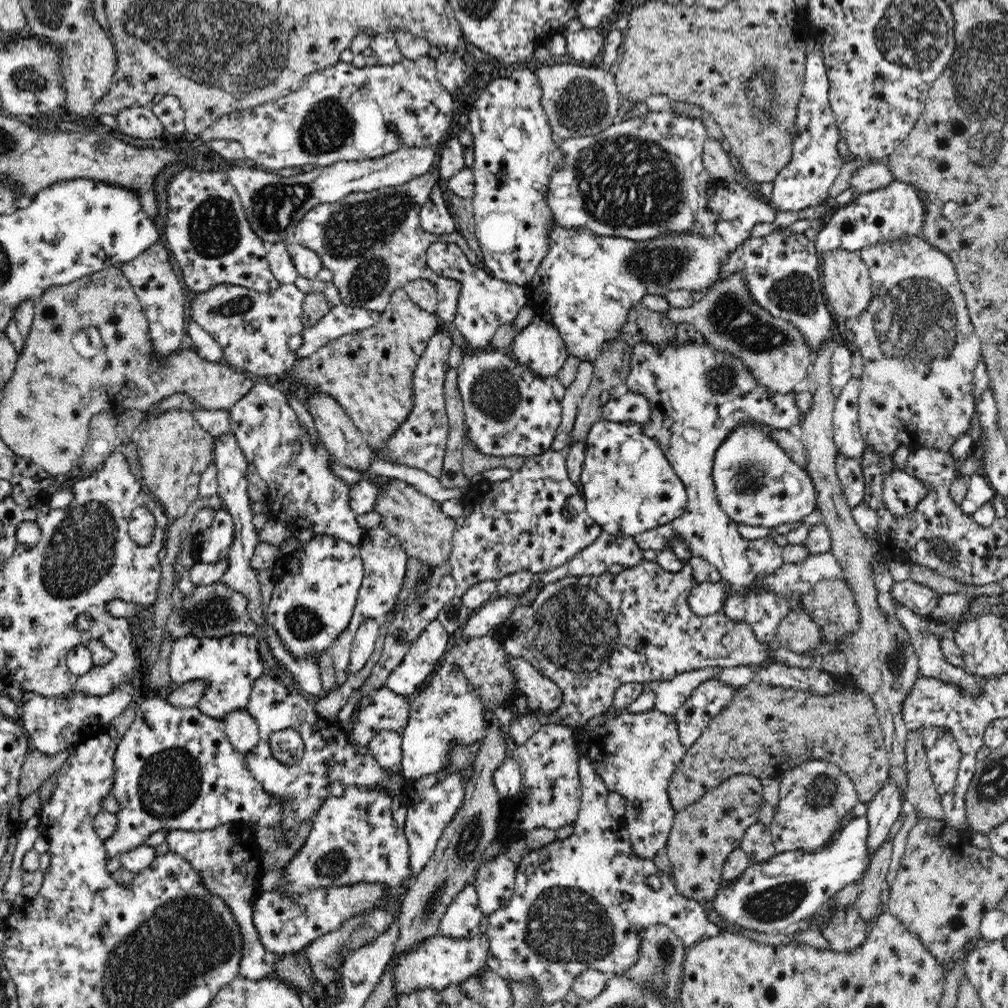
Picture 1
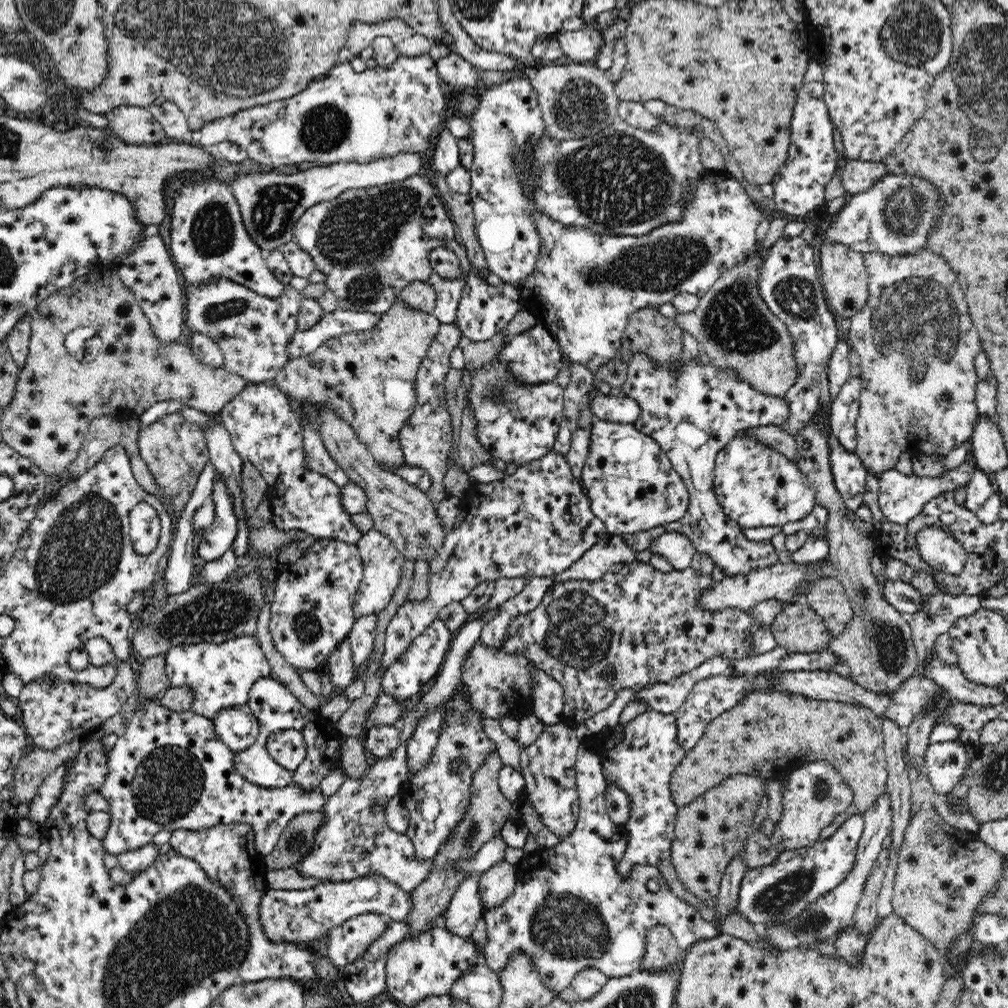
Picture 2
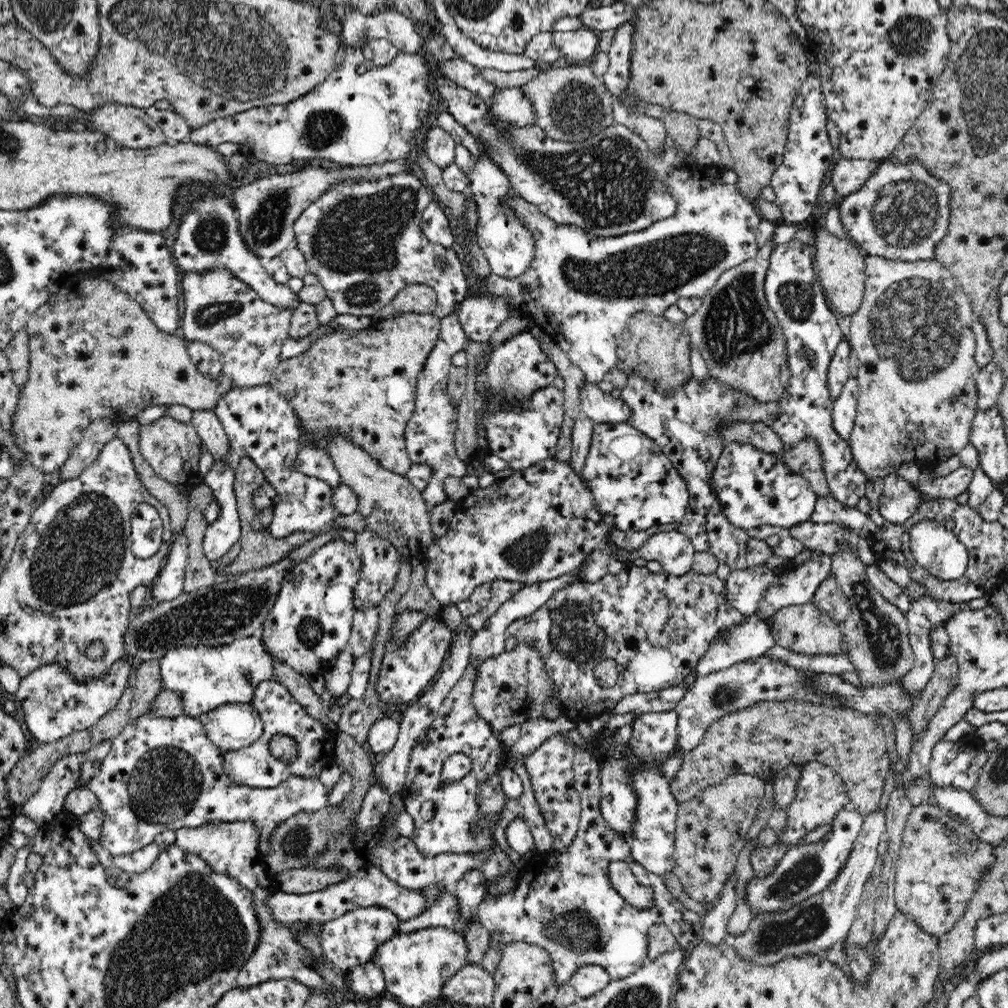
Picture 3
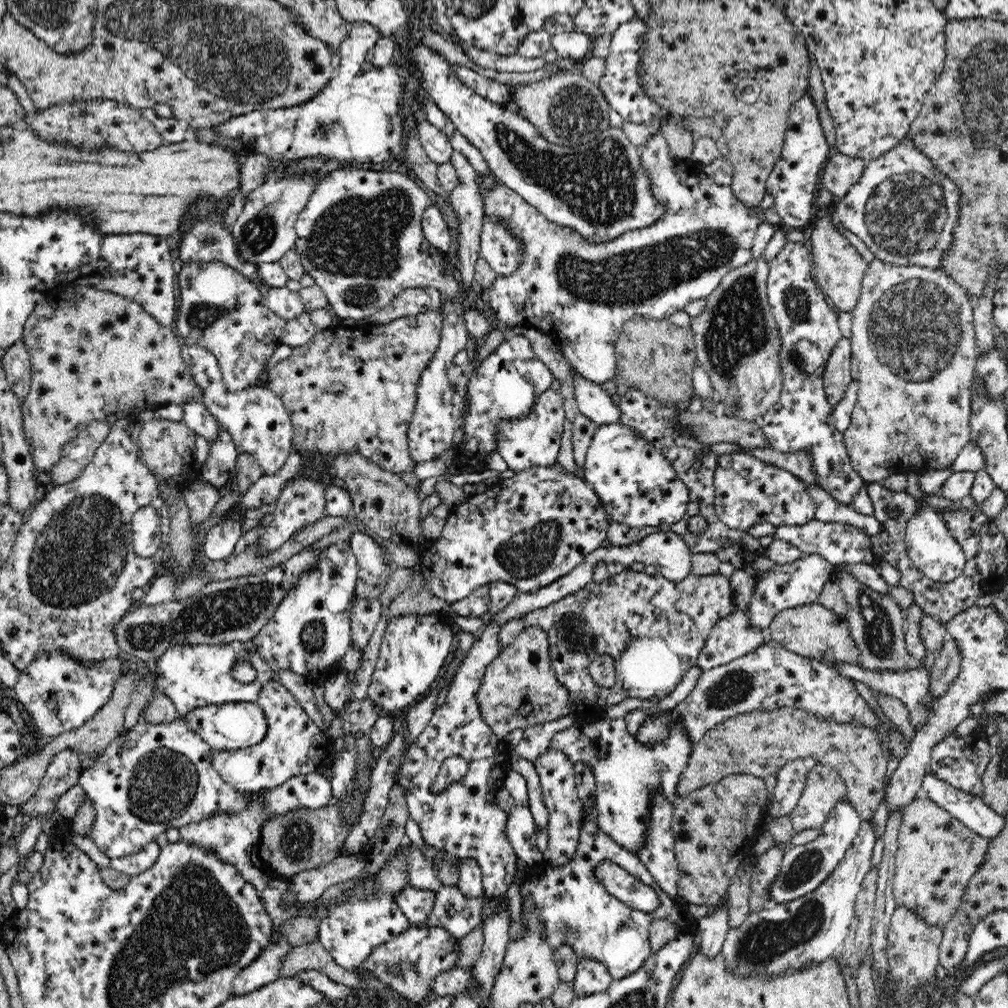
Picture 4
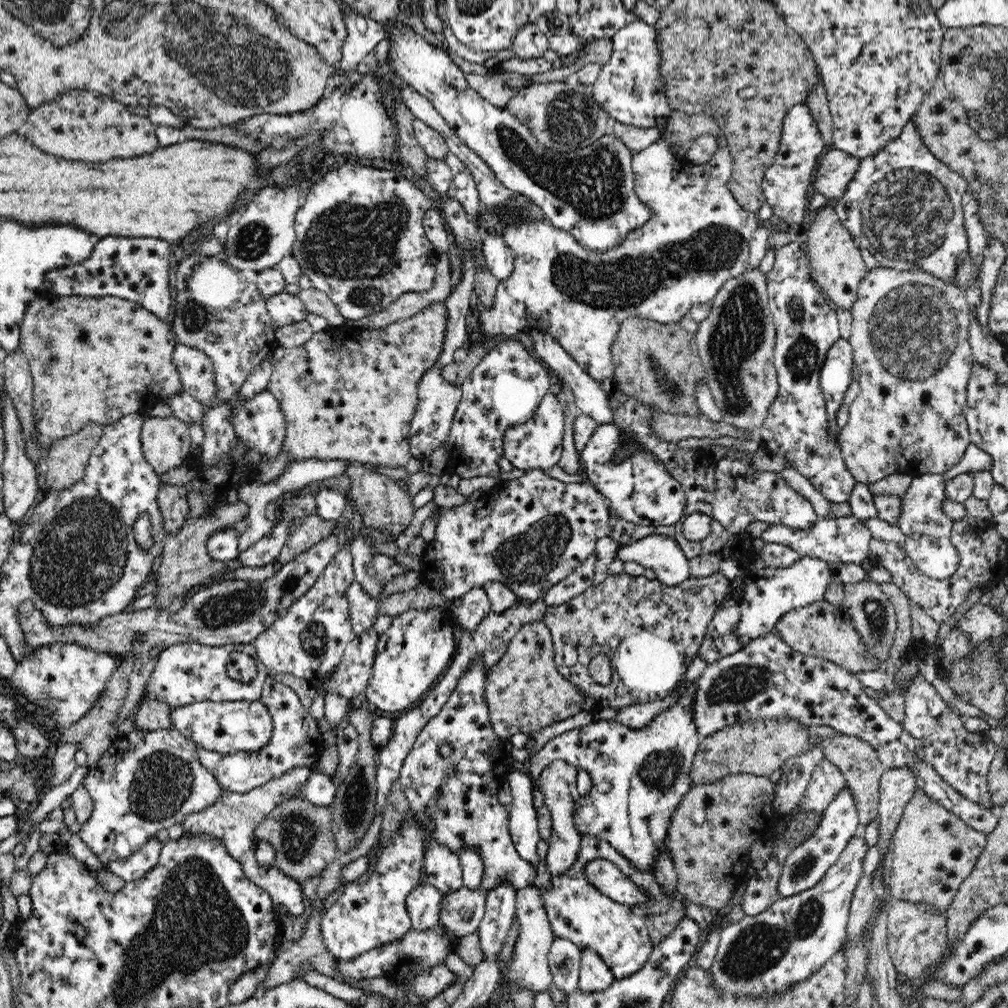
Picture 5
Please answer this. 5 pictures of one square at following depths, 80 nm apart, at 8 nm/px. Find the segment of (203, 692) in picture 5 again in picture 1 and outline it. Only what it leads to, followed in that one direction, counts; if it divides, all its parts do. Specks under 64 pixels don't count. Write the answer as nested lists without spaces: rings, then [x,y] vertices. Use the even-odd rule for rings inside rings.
[[[229,635],[214,639],[211,637],[203,637],[198,639],[196,637],[188,636],[185,638],[178,638],[174,642],[174,646],[170,653],[170,677],[173,686],[180,686],[186,682],[204,680],[208,681],[210,685],[204,696],[201,696],[197,707],[206,715],[212,718],[223,719],[227,714],[235,710],[246,709],[251,697],[251,690],[254,682],[263,677],[263,671],[270,666],[267,661],[259,655],[258,642],[255,635]]]

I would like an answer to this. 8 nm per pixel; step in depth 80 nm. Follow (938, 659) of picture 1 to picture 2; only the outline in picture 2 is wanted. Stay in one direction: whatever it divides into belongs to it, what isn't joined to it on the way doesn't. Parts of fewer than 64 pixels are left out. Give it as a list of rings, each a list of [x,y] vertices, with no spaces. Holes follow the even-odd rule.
[[[935,649],[930,653],[930,658],[925,660],[923,675],[947,690],[949,696],[960,702],[973,702],[984,706],[984,704],[1000,704],[1004,700],[1004,691],[968,681],[959,666],[944,663]]]

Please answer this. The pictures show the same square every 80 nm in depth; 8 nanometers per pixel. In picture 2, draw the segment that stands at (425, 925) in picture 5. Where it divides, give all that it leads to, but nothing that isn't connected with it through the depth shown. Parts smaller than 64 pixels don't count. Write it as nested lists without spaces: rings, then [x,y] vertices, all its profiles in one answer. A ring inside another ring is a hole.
[[[368,875],[348,882],[321,883],[307,890],[267,890],[258,904],[260,925],[268,941],[274,944],[292,943],[300,947],[323,942],[328,931],[359,914],[376,913],[400,922],[406,919],[408,910],[408,893],[380,875]]]

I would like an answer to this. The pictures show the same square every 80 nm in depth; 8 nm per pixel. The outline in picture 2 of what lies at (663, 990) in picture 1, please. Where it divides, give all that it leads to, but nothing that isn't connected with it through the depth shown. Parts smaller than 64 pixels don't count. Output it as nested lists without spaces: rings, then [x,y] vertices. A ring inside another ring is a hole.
[[[654,925],[648,928],[644,958],[637,970],[659,973],[670,969],[677,975],[684,955],[670,929],[666,925]]]

